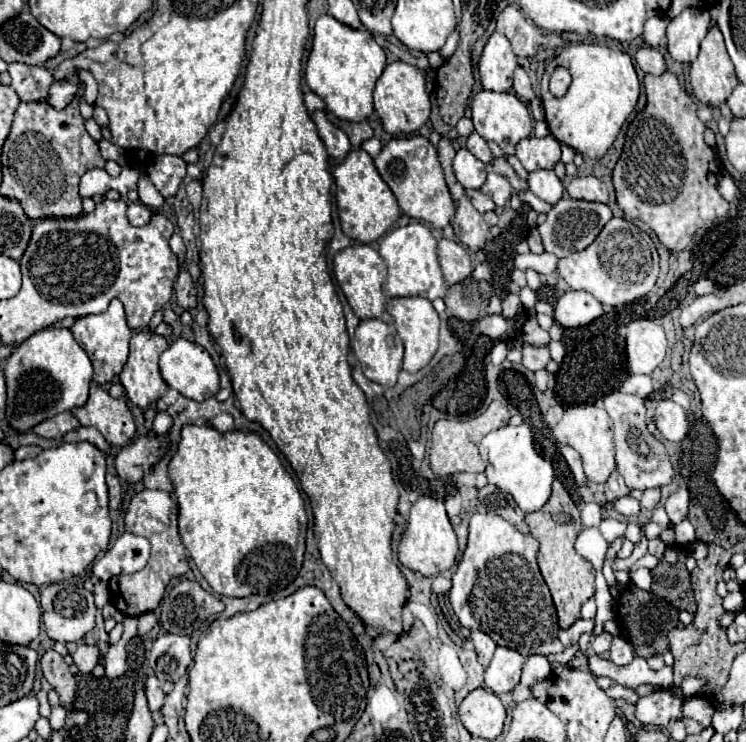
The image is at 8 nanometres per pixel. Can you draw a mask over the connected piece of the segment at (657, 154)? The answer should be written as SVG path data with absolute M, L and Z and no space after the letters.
M668 70L662 76L646 74L644 90L646 90L646 106L628 126L622 156L612 172L612 184L616 190L618 206L624 212L624 218L642 220L646 226L654 230L654 234L670 252L678 254L690 244L692 236L704 222L728 214L728 202L718 192L718 180L722 176L722 168L716 160L714 148L710 148L704 142L706 124L696 114L698 104L688 96L678 76Z

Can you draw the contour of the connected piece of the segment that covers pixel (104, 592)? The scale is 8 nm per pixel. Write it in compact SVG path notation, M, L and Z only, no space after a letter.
M96 582L92 594L94 594L96 607L102 609L108 602L108 584L106 582Z

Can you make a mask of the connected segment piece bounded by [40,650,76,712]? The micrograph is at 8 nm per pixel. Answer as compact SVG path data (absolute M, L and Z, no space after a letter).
M48 650L42 658L40 658L40 666L42 666L42 674L44 678L50 682L50 686L58 692L60 696L60 704L66 712L74 710L74 700L76 700L76 678L74 674L68 670L68 664L64 662L64 658L54 652Z

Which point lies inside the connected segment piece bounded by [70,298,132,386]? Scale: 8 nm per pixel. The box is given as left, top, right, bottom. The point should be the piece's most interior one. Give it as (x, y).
(105, 337)

